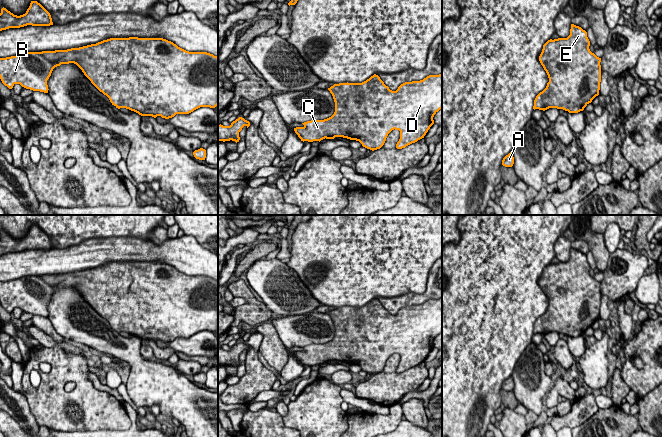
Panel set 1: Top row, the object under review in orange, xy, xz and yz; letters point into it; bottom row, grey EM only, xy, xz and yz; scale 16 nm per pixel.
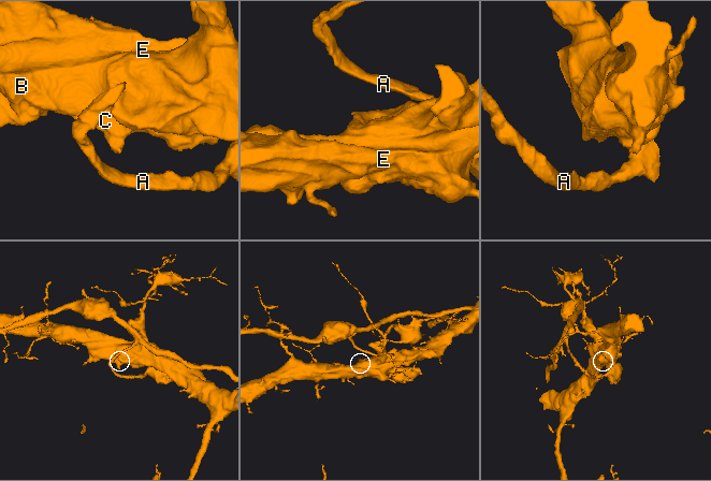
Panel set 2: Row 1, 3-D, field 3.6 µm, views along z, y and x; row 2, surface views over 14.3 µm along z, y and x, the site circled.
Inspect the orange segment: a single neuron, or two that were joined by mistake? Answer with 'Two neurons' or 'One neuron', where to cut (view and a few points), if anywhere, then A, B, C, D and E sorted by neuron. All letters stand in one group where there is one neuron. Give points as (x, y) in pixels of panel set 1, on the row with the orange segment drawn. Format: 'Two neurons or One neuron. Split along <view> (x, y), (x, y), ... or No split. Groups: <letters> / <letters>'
One neuron. No split. Groups: A B C D E

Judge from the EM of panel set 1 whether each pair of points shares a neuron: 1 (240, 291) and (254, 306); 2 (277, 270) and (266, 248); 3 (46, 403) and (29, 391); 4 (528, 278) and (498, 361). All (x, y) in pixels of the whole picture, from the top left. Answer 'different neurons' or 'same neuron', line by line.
1: same neuron
2: different neurons
3: same neuron
4: same neuron

